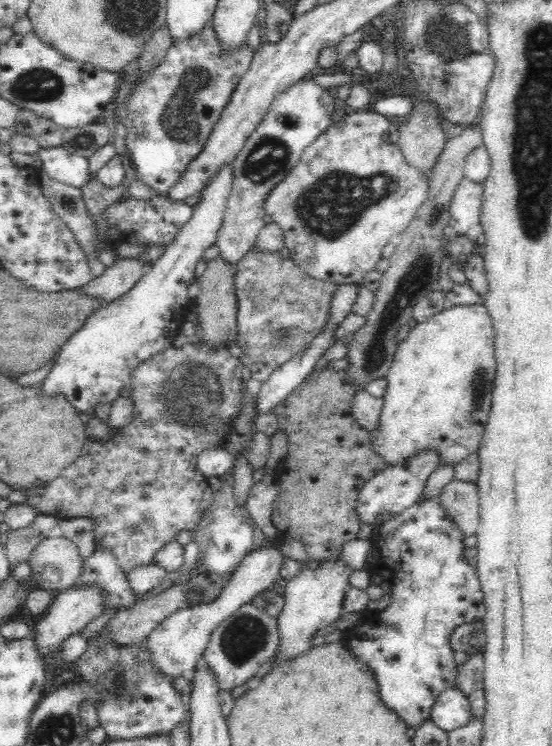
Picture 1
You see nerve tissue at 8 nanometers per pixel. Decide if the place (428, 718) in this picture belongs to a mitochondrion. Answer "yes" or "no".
no

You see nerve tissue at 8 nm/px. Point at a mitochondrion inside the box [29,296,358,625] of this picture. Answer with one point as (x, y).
(191, 397)

